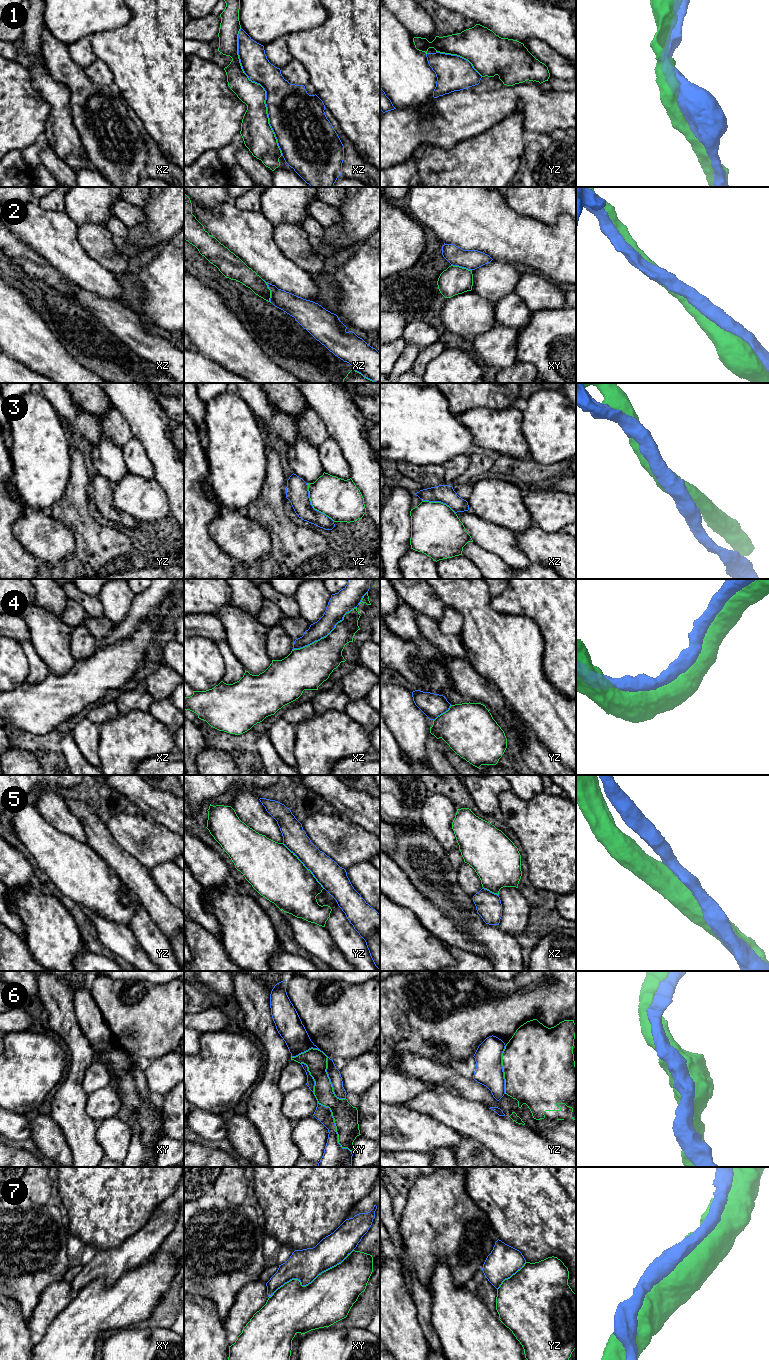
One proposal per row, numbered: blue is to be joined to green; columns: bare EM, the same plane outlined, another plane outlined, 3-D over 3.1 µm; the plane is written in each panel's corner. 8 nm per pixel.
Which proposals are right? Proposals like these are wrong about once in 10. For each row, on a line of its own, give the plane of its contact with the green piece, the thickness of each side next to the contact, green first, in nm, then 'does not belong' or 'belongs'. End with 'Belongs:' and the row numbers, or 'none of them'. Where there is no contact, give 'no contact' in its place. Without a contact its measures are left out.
1: contact in xz; calibres 200 and 360 nm; belongs
2: contact in xz; calibres 140 and 170 nm; belongs
3: contact in yz; calibres 320 and 180 nm; does not belong
4: contact in xz; calibres 320 and 170 nm; belongs
5: contact in yz; calibres 420 and 220 nm; belongs
6: contact in xy; calibres 190 and 130 nm; belongs
7: contact in xy; calibres 380 and 260 nm; belongs
Belongs: 1, 2, 4, 5, 6, 7

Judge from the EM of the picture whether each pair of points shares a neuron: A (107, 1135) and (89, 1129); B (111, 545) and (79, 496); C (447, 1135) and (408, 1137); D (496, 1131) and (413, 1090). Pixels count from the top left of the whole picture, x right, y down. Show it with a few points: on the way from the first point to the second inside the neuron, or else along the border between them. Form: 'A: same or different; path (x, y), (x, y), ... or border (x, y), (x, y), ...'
A: different; border (96, 1127), (96, 1141), (104, 1153)
B: same; path (98, 537), (79, 517), (79, 509)
C: same; path (437, 1135), (418, 1135)
D: different; border (436, 1089), (422, 1091), (403, 1104)

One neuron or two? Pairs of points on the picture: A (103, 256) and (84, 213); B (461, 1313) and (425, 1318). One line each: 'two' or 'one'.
A: one
B: two

